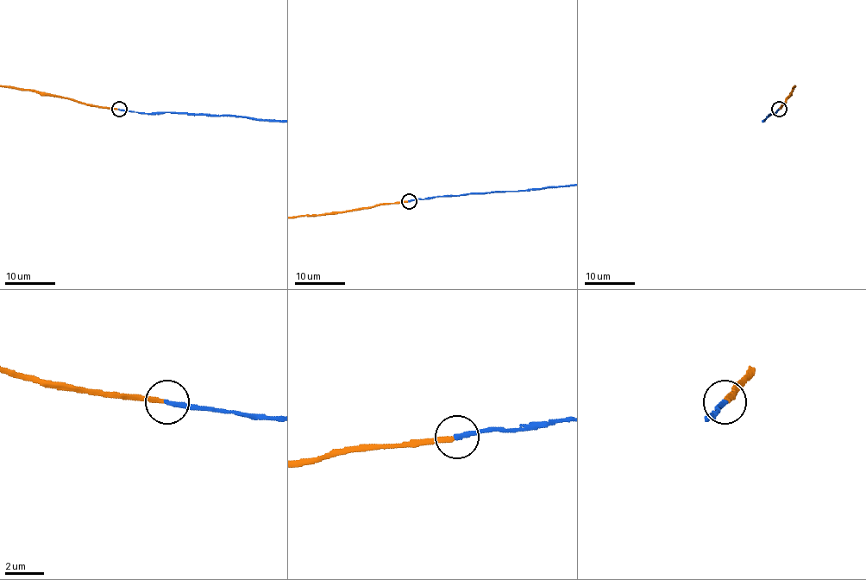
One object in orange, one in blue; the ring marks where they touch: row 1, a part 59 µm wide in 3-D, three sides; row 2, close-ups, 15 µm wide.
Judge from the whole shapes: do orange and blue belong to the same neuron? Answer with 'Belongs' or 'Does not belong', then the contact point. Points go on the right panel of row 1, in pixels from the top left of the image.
Belongs. Place: (779, 109)

